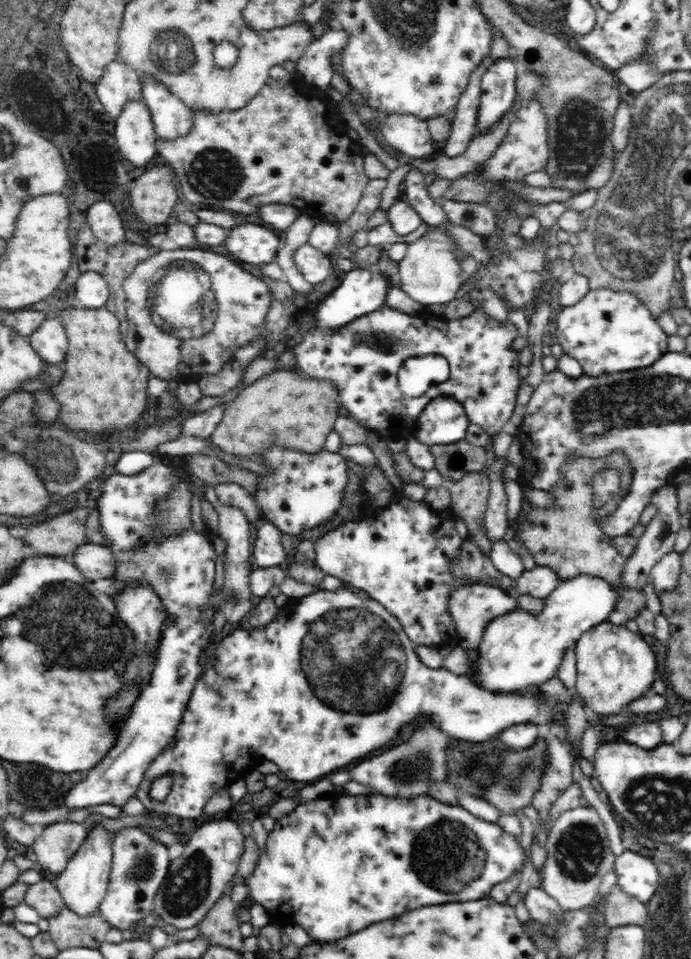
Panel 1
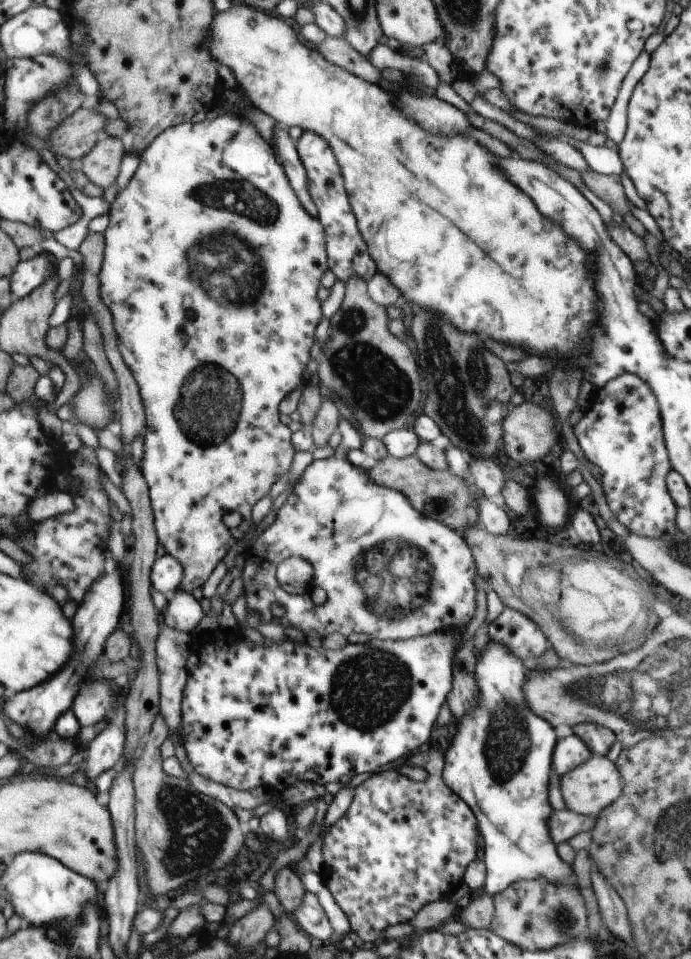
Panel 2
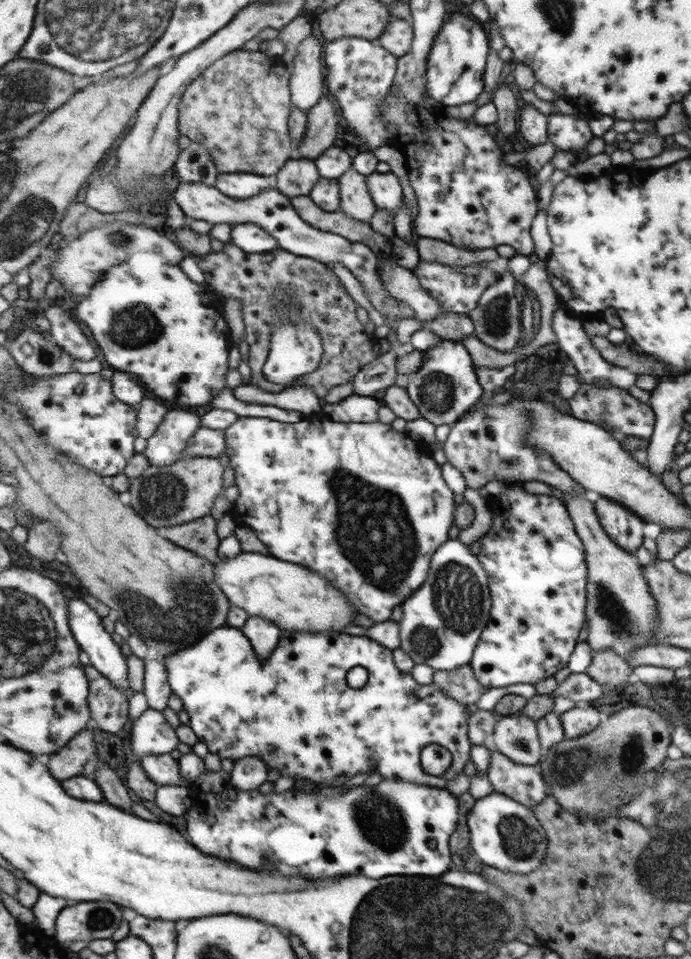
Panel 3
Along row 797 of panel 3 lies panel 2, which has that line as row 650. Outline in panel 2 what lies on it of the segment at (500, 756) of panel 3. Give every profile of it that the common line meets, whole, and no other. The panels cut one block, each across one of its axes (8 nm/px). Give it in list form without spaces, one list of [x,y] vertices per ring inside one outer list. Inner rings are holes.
[[[507,606],[487,630],[491,640],[508,646],[530,669],[538,665],[539,658],[550,648],[543,628],[534,619]]]

